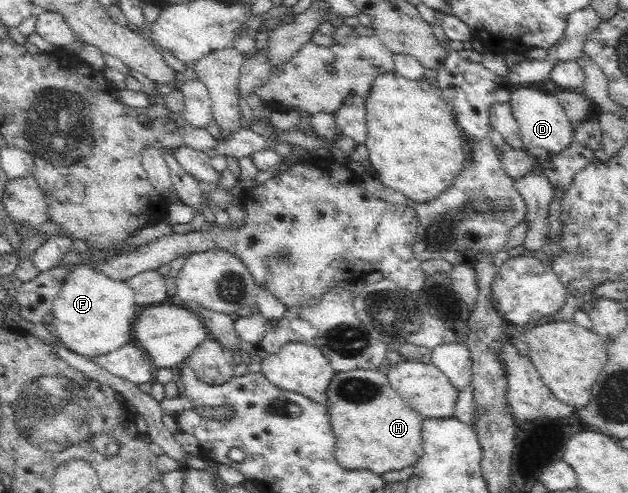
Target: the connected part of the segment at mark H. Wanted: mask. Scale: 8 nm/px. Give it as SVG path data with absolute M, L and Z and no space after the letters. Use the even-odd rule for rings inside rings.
M377 369L336 372L326 390L326 408L334 432L334 460L345 471L363 469L376 476L403 470L417 463L422 450L424 418L403 402L390 387L385 373Z

